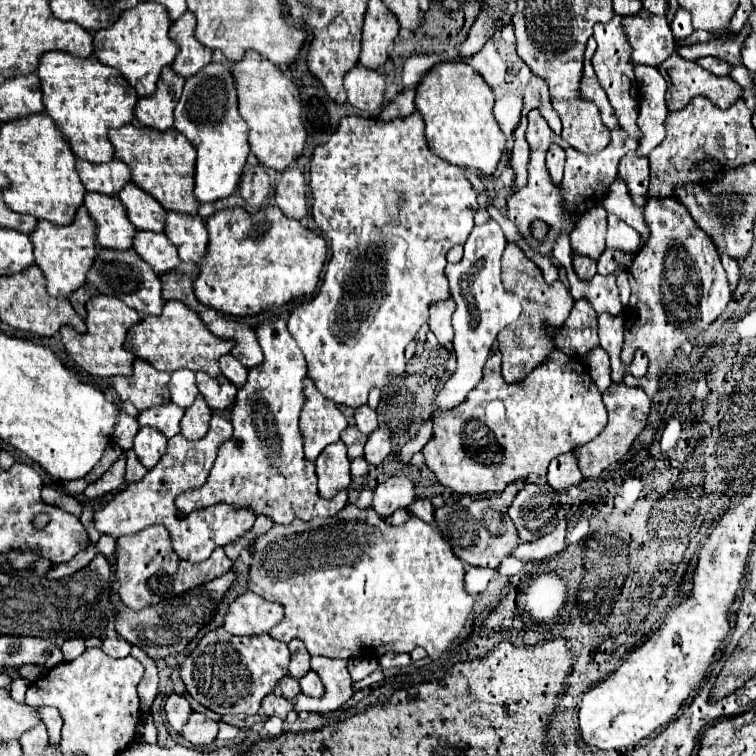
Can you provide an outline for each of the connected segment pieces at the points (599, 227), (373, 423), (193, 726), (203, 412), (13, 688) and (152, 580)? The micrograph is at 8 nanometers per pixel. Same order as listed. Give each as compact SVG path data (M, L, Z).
M602 205L589 209L570 233L572 253L586 255L590 259L598 259L604 251L604 235L606 235L606 209Z
M362 405L362 407L356 407L356 409L354 409L354 421L356 421L356 427L358 427L364 435L370 435L370 433L378 427L376 411L372 411L368 405Z
M192 713L182 729L182 737L196 747L210 745L218 735L218 723L202 713Z
M198 395L198 397L194 399L194 403L184 411L184 417L182 417L182 423L180 423L182 435L184 435L186 439L190 439L190 441L202 439L202 437L206 435L206 431L208 431L210 415L212 415L212 411L210 411L210 407L206 405L204 397Z
M16 677L16 679L12 681L12 685L10 685L10 693L12 693L12 697L14 697L16 701L24 701L24 693L26 693L28 685L30 685L28 679L24 679L24 677Z
M154 525L154 527L148 527L148 529L140 531L140 533L132 535L132 537L122 537L118 541L114 567L116 567L118 593L120 593L122 603L128 609L140 611L142 607L148 607L148 605L160 603L164 599L176 597L176 595L180 595L180 593L184 593L188 589L194 589L198 585L204 585L204 583L224 575L226 571L230 571L232 561L226 557L222 547L218 547L202 563L184 561L174 553L166 527Z

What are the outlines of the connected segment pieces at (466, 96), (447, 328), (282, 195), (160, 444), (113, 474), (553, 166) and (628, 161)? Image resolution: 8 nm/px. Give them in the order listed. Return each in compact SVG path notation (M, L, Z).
M442 61L434 65L416 87L416 109L426 123L428 147L458 167L476 167L492 175L506 149L506 137L492 113L494 95L488 83L464 61Z
M452 299L438 301L438 303L430 305L428 325L430 325L430 331L436 335L436 339L440 341L440 345L448 345L454 337L452 323L450 323L450 317L452 317L454 309L456 309L456 305L454 305Z
M296 165L280 173L280 181L276 183L274 193L274 205L292 219L302 219L306 215L306 183Z
M142 427L138 431L138 435L134 437L134 453L138 455L138 461L146 467L152 469L158 459L162 457L162 453L166 451L166 437L158 431L154 431L152 427Z
M126 451L118 457L118 461L100 479L86 485L84 495L86 497L100 497L100 495L116 491L124 483L124 465L126 465Z
M550 145L548 149L548 159L546 159L550 177L554 183L560 183L562 179L562 169L564 169L564 149L560 145Z
M638 153L626 155L618 167L618 177L622 177L626 183L632 203L644 205L648 193L648 159L640 157Z

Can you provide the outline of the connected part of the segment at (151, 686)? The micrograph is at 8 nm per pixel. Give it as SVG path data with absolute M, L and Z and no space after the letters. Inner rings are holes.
M132 647L132 653L130 653L130 655L136 657L136 659L146 667L144 677L142 677L142 681L138 683L140 707L142 707L142 713L146 715L146 713L150 711L150 707L152 707L152 701L154 701L156 693L158 693L158 671L156 671L154 661L152 661L140 647Z

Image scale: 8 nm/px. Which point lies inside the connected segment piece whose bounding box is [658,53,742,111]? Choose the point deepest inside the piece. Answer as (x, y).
(685, 80)

